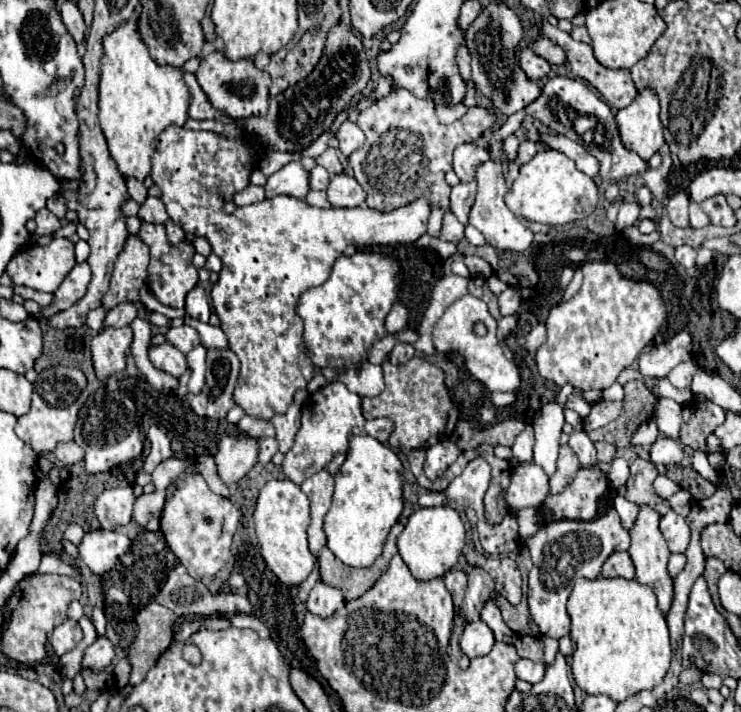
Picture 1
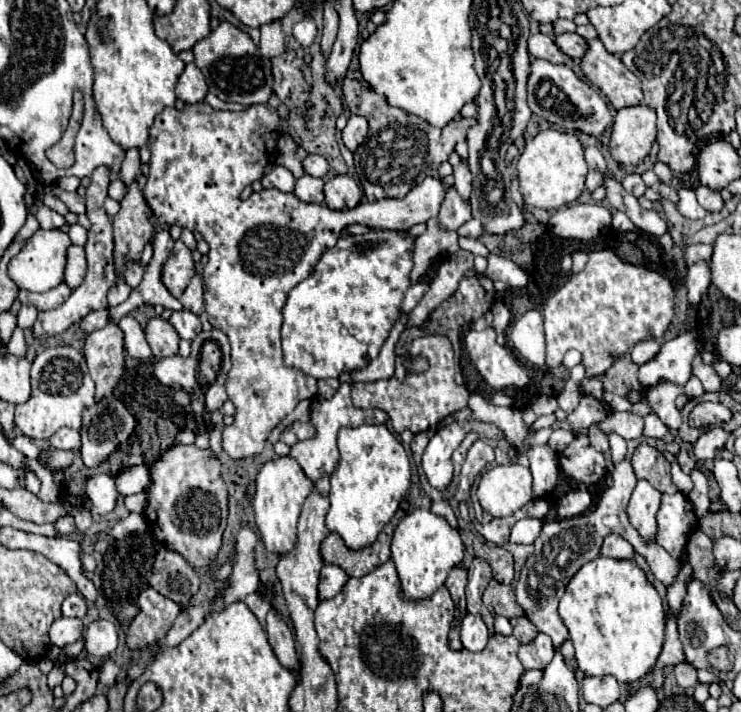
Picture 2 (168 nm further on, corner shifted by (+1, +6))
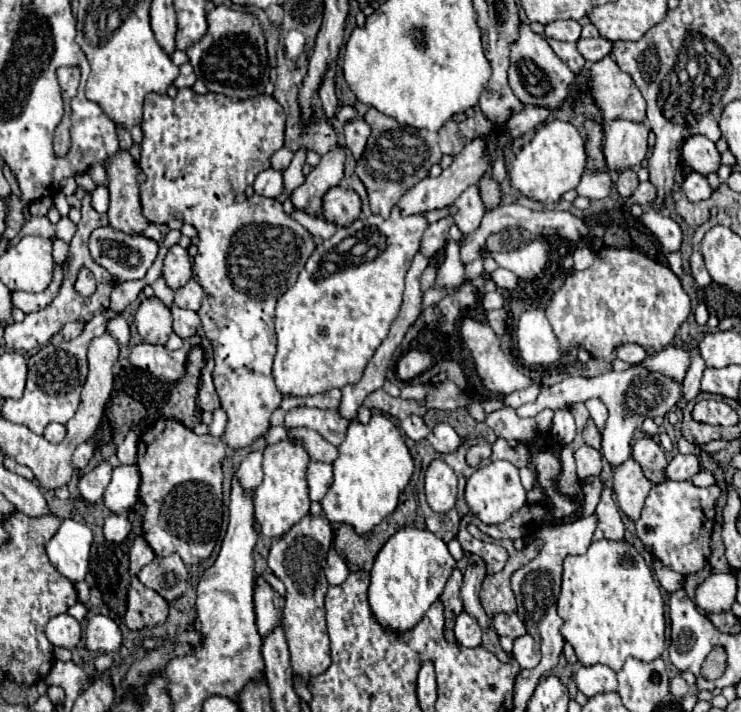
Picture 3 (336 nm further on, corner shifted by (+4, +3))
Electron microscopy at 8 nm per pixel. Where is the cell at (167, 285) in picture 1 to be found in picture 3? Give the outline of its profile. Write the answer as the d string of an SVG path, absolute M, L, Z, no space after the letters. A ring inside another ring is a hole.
M174 244L174 246L168 248L168 254L164 258L162 276L166 278L166 284L172 290L182 288L192 278L192 262L190 262L190 256L188 256L188 252L180 244Z

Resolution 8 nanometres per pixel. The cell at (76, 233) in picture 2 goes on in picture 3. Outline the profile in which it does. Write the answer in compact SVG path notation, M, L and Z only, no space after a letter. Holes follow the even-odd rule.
M62 216L58 220L58 224L54 224L54 226L56 226L56 236L62 238L64 242L70 242L72 236L76 234L76 224L68 216Z

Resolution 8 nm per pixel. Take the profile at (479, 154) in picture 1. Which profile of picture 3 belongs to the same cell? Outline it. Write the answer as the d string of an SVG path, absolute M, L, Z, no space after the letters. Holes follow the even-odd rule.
M470 186L468 190L464 190L464 194L454 202L454 206L458 208L454 222L458 224L458 228L462 232L462 238L458 240L458 244L462 244L480 226L480 220L486 214L486 210L484 210L484 204L480 200L476 186Z

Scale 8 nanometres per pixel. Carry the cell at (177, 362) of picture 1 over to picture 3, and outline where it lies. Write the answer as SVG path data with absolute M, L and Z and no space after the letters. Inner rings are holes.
M156 296L144 298L136 310L136 328L144 342L148 344L166 344L168 334L172 332L172 314L162 300Z

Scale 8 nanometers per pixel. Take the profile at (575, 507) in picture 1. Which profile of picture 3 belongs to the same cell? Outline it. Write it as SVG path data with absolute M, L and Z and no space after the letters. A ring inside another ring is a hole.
M580 446L574 452L574 460L576 460L576 468L578 468L578 476L586 478L592 474L600 474L603 468L603 455L600 450L594 450L592 446Z

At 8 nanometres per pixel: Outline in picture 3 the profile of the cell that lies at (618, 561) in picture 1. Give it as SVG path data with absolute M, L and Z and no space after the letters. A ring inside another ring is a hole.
M604 486L602 498L596 506L596 530L594 530L594 540L622 540L624 538L624 524L620 518L620 508L612 496L612 490Z

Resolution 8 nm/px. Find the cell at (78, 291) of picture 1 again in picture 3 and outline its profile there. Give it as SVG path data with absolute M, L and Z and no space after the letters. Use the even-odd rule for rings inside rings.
M58 236L52 238L52 256L60 266L66 262L66 256L68 256L68 244L64 240L60 240Z

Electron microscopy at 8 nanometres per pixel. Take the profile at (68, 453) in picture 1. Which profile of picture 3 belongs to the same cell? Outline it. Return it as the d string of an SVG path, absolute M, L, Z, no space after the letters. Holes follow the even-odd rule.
M52 422L52 424L48 424L48 428L44 430L44 438L46 438L48 442L62 442L64 436L66 436L66 426L64 426L64 424Z

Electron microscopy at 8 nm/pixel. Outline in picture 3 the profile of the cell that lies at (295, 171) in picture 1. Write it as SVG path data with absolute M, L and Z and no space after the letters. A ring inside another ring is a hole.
M268 168L264 172L260 172L256 176L256 182L254 182L254 192L260 194L260 196L266 196L266 198L278 198L284 190L284 184L282 184L282 172L274 170L274 168Z

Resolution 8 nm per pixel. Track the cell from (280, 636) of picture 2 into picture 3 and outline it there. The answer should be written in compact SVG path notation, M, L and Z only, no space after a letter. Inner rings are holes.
M254 578L254 612L256 626L262 636L266 636L272 628L280 626L284 610L284 598L262 578Z

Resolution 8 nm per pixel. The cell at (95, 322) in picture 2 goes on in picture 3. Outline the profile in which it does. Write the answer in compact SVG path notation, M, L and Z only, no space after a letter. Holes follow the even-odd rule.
M68 322L68 324L64 324L64 328L60 330L60 334L64 336L64 340L72 340L72 338L80 336L82 328L84 328L82 322Z

